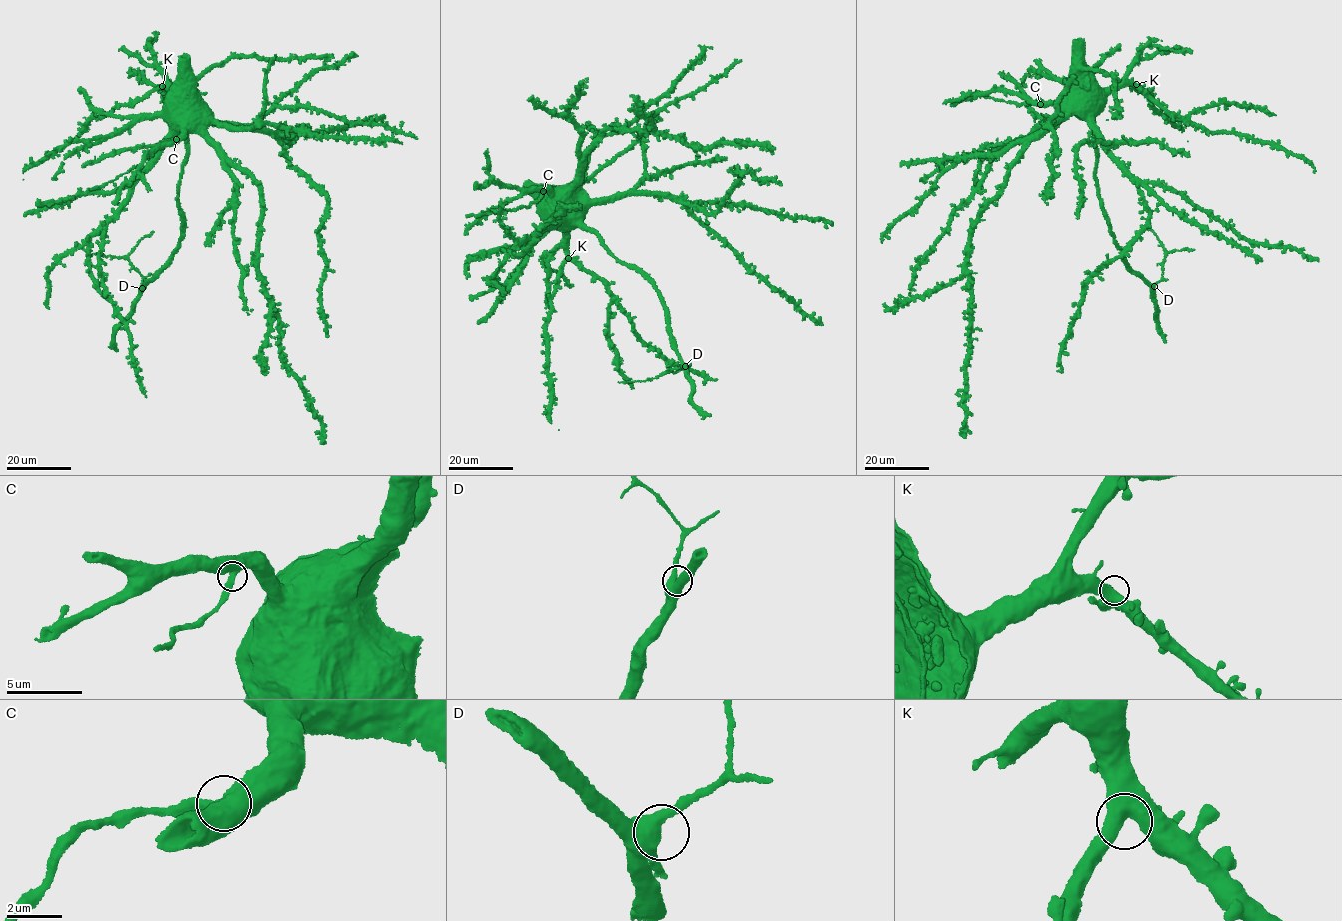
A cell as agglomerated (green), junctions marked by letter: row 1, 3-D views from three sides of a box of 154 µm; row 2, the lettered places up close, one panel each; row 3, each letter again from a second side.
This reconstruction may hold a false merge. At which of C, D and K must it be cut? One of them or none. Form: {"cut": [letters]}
{"cut": ["C"]}

